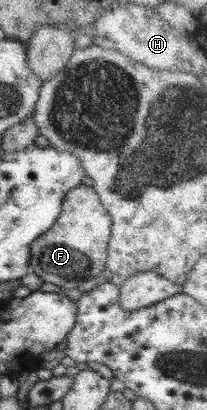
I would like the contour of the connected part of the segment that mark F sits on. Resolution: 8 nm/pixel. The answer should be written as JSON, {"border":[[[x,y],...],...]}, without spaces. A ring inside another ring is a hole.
{"border":[[[80,184],[68,189],[64,193],[61,213],[56,222],[42,236],[37,236],[30,245],[29,266],[31,271],[39,276],[43,282],[49,281],[56,285],[62,285],[64,288],[77,288],[78,283],[93,276],[100,276],[105,268],[111,226],[110,213],[100,202],[99,196],[92,187]]]}

